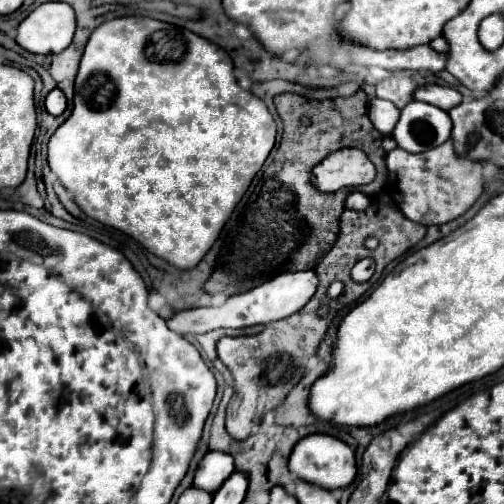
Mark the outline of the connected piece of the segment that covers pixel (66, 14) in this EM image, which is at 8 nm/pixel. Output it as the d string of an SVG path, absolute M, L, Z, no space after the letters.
M43 3L17 27L15 41L29 53L61 53L69 47L77 21L67 3Z

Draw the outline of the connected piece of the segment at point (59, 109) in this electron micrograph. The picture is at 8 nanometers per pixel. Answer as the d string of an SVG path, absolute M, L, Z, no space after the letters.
M53 89L53 91L45 97L45 109L47 109L49 115L57 117L57 115L61 115L61 113L65 111L65 107L67 107L67 101L65 101L65 95L63 95L61 89Z

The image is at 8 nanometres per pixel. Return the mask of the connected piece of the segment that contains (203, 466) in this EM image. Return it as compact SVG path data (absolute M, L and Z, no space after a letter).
M207 451L201 459L197 473L195 473L195 487L201 487L205 491L215 493L217 487L223 485L223 481L235 471L233 457L225 455L223 451Z

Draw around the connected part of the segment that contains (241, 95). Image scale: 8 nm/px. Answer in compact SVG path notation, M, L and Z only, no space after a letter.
M131 15L131 17L115 17L105 23L101 23L89 37L79 73L75 79L75 99L73 99L73 111L69 119L53 133L49 139L49 167L59 177L61 185L73 193L75 203L81 207L83 213L87 213L91 219L113 227L135 241L139 241L149 253L155 257L165 259L169 265L177 269L193 269L203 255L211 249L215 239L219 237L225 221L229 219L233 207L239 203L241 195L247 191L253 175L261 169L265 163L269 151L275 145L275 121L271 113L265 109L263 101L255 97L249 91L243 91L233 75L233 63L229 55L221 47L213 45L211 41L191 33L189 29L175 27L157 19L149 19L143 15Z

